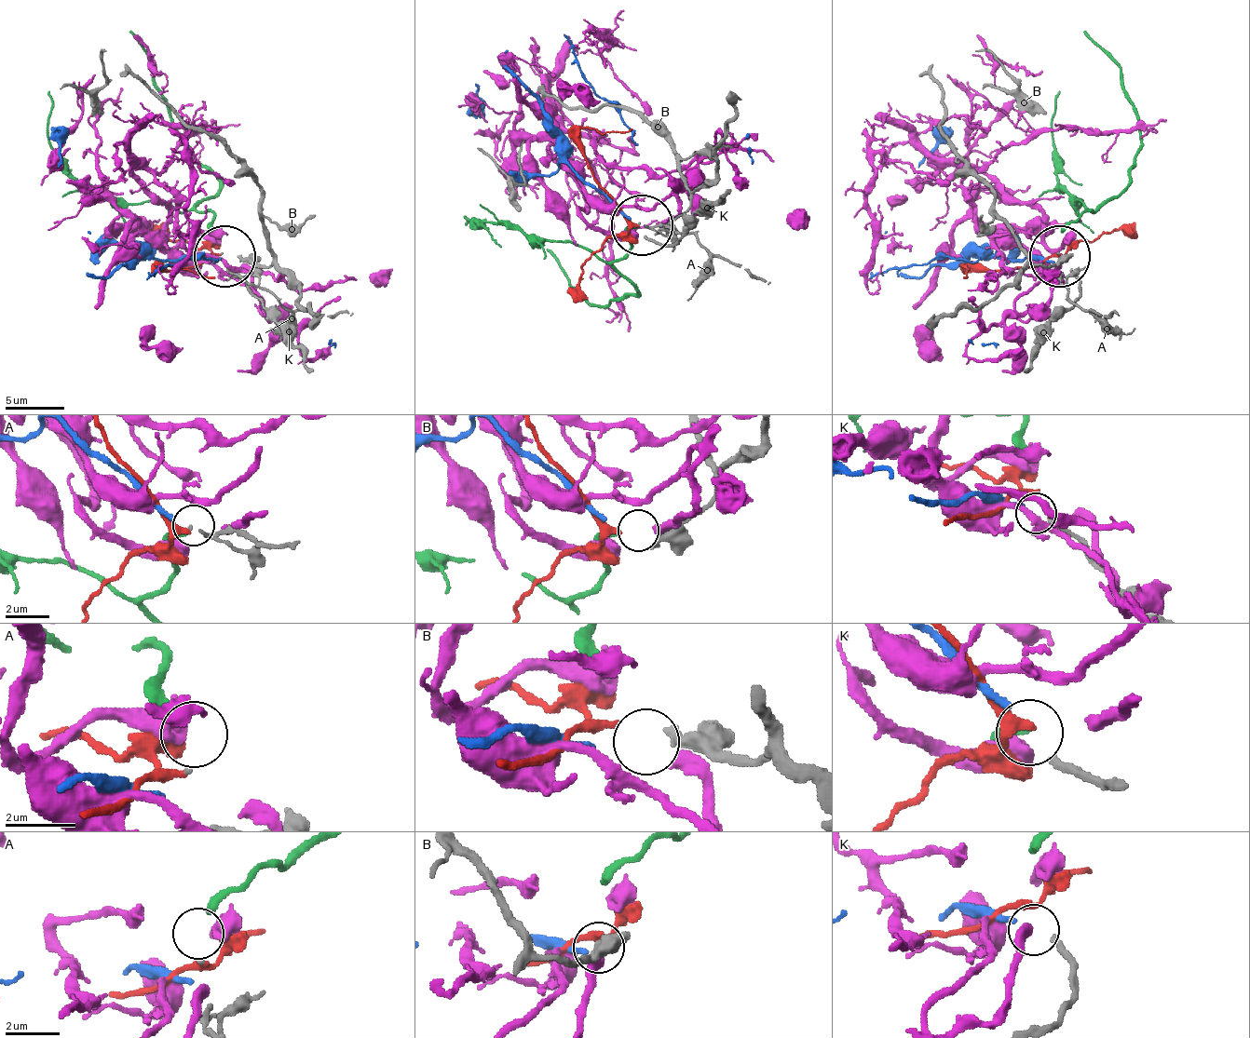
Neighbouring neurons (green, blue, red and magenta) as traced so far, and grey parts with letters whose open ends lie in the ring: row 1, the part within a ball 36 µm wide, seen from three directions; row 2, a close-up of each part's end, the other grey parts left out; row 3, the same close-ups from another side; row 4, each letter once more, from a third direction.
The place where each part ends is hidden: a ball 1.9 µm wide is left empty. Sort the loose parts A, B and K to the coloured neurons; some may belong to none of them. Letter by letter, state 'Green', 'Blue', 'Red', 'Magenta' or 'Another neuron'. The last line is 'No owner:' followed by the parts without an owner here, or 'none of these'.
A: Green
B: Red
K: Blue
No owner: none of these

